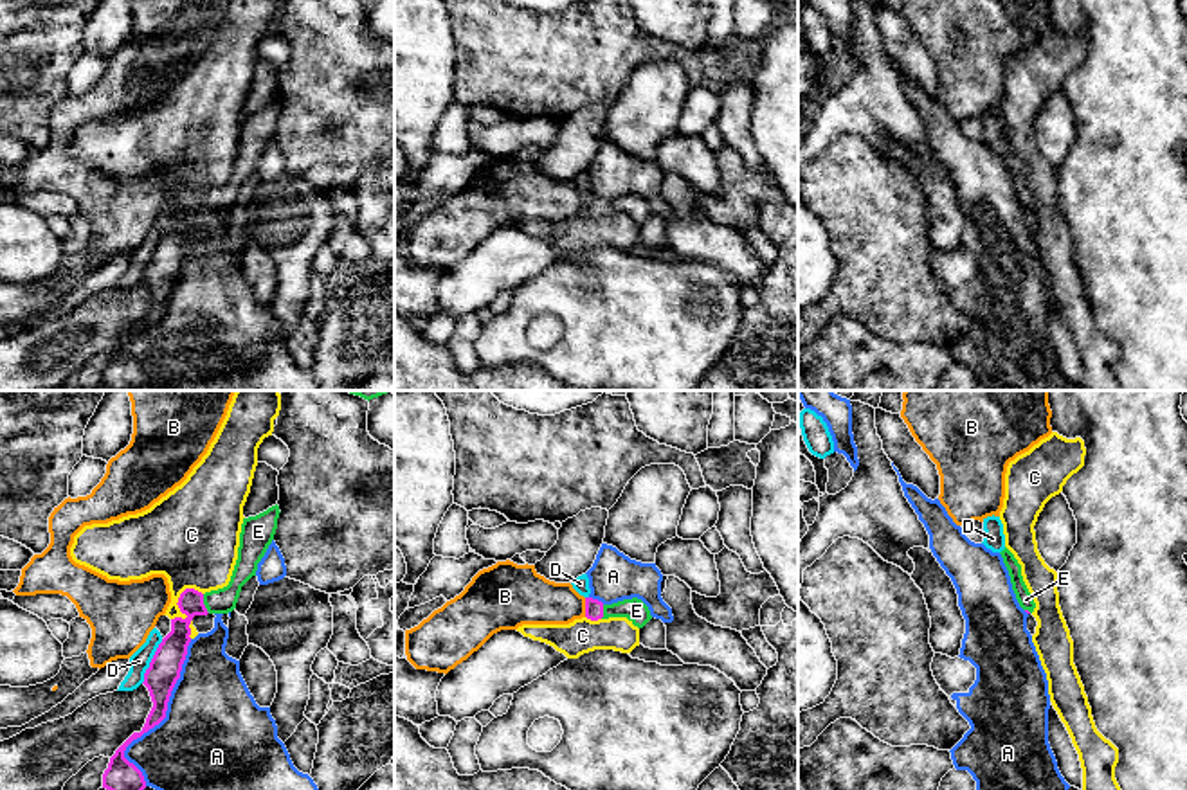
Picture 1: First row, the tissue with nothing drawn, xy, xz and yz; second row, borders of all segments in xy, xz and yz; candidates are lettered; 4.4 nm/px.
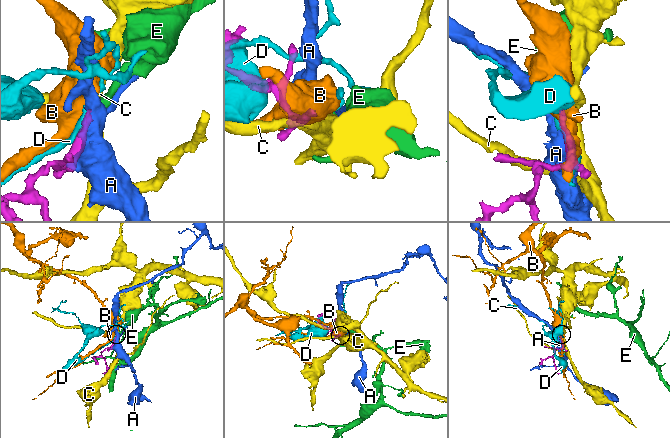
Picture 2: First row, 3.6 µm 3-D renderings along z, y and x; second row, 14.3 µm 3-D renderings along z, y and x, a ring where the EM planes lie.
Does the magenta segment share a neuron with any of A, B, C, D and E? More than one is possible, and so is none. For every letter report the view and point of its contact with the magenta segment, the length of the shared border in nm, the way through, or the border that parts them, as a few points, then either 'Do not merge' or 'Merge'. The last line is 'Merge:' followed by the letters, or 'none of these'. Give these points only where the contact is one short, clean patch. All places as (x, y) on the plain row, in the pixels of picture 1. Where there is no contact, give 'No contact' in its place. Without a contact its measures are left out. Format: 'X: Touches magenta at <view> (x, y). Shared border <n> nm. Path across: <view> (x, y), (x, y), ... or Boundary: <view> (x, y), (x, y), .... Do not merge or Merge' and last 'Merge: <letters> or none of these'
A: Touches magenta at xy (164, 314). Shared border 700 nm. Do not merge
B: Touches magenta at xz (586, 204). Shared border 90 nm. Boundary: xz (584, 195), (586, 213). Do not merge
C: Touches magenta at xy (179, 197). Shared border 190 nm. Do not merge
D: Touches magenta at xy (152, 258). Shared border 220 nm. Do not merge
E: Touches magenta at xy (202, 200). Shared border 90 nm. Path across: xy (173, 245), (181, 224), (202, 200), (224, 197). Merge
Merge: E

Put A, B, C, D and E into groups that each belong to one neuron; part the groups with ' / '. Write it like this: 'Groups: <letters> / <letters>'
Groups: A / B / C / D / E

